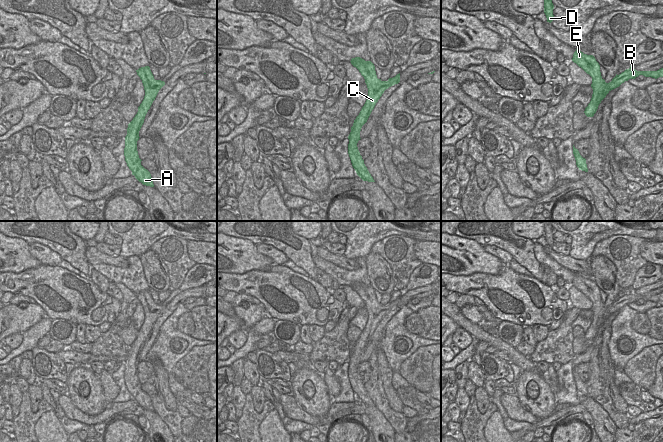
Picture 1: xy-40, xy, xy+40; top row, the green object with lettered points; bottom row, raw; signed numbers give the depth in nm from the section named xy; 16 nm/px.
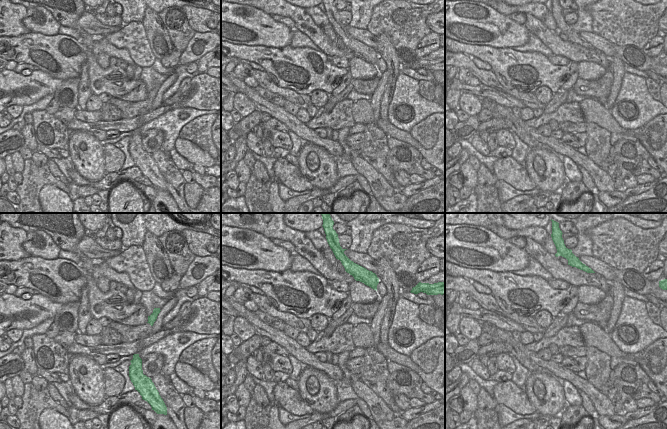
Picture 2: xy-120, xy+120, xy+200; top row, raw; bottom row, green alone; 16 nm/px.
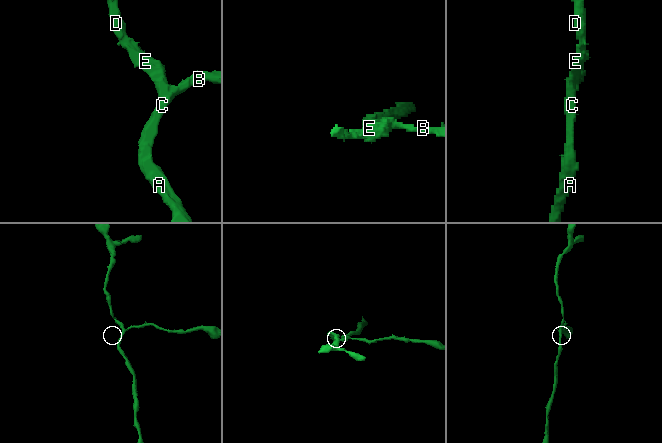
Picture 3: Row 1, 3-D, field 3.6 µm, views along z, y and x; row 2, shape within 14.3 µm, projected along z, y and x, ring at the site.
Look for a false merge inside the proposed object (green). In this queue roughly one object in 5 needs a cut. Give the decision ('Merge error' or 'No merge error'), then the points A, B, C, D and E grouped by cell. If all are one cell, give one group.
No merge error. Groups: A B C D E.

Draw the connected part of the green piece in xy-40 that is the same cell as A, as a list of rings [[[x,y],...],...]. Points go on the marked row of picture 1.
[[[149,66],[136,70],[137,75],[142,80],[145,96],[138,107],[138,112],[133,120],[128,124],[127,135],[125,137],[124,156],[127,166],[132,171],[132,175],[143,185],[154,187],[150,172],[141,165],[137,151],[137,141],[139,131],[144,123],[145,116],[155,100],[159,90],[165,85],[164,81],[155,80]]]

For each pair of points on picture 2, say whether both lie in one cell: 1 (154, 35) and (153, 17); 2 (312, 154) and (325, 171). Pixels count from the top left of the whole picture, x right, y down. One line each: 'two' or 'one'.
1: one
2: one

